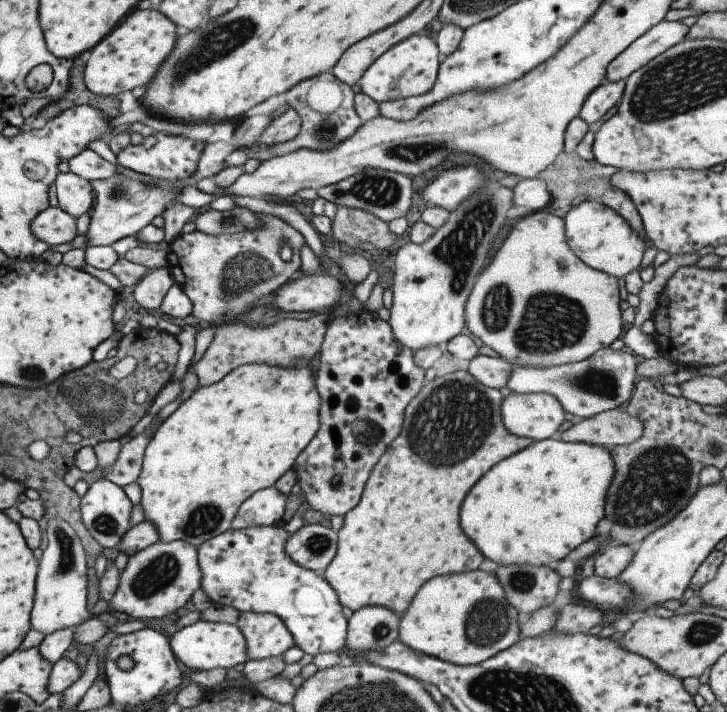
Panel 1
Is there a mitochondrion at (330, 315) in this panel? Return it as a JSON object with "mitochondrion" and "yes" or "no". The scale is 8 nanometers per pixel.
{"mitochondrion":"no"}

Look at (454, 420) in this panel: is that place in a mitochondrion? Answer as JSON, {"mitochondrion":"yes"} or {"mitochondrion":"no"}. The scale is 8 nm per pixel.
{"mitochondrion":"yes"}

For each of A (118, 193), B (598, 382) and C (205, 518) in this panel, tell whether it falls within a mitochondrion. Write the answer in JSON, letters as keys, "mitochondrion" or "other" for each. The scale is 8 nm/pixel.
{"A":"mitochondrion","B":"mitochondrion","C":"mitochondrion"}

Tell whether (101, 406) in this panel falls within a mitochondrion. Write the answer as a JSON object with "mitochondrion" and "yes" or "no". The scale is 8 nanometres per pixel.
{"mitochondrion":"yes"}

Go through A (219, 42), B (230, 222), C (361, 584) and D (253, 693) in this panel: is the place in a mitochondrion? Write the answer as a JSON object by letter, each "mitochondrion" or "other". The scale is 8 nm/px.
{"A":"mitochondrion","B":"mitochondrion","C":"other","D":"other"}

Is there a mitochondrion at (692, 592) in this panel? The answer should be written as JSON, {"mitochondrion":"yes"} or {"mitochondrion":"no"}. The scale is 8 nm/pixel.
{"mitochondrion":"no"}

